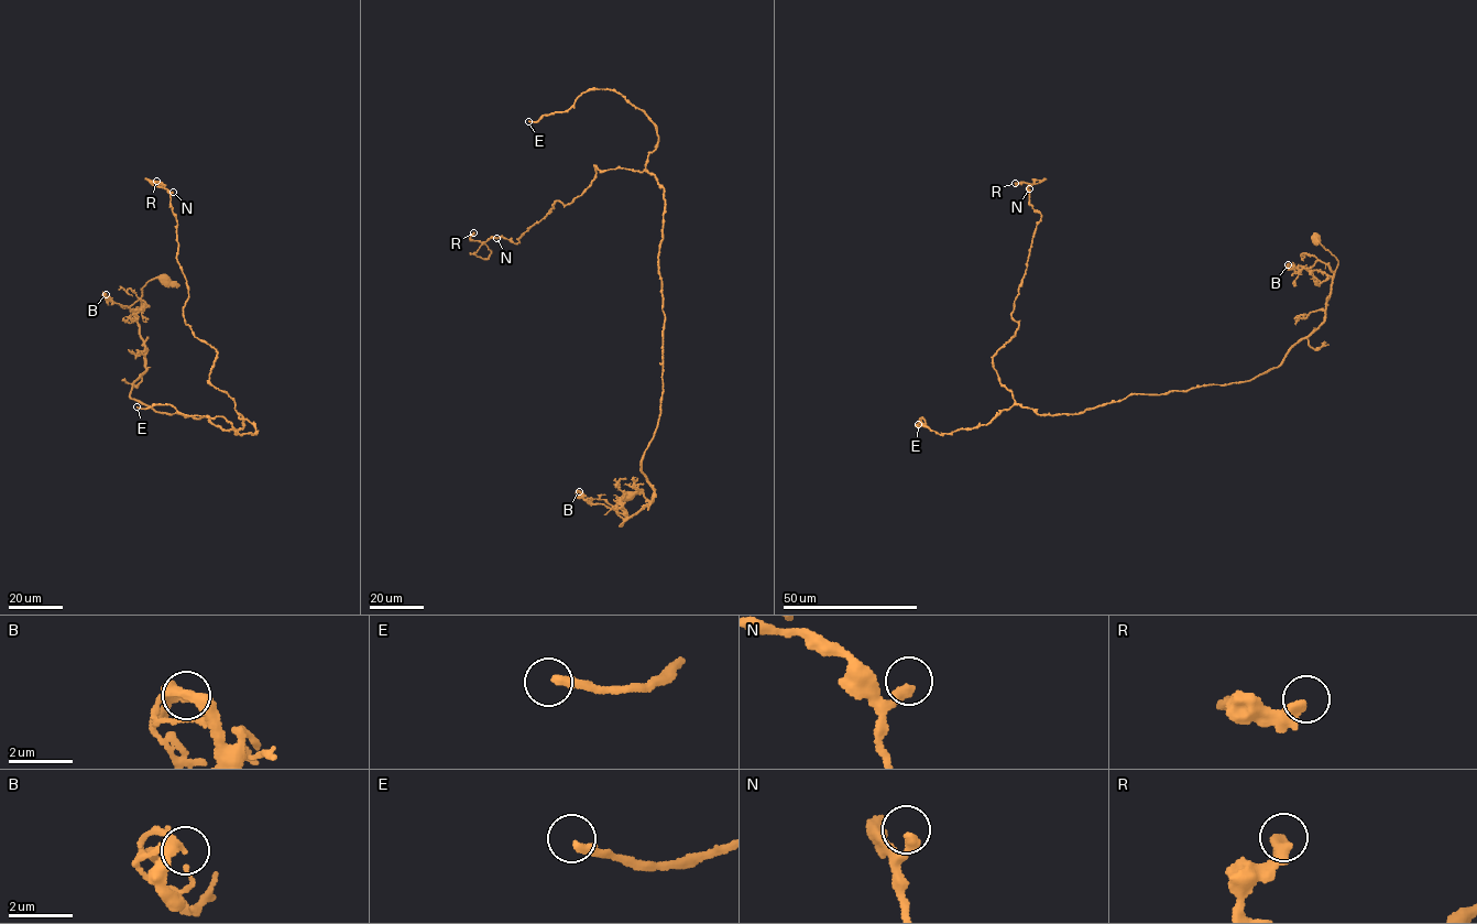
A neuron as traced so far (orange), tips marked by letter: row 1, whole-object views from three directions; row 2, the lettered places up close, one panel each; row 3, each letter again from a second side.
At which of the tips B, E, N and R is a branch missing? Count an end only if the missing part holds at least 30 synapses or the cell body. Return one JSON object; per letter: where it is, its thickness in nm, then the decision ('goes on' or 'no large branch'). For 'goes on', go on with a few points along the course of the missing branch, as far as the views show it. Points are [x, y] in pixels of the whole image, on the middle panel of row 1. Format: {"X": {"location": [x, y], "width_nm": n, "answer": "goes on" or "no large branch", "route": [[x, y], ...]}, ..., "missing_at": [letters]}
{"B": {"location": [579, 491], "width_nm": 170, "answer": "no large branch"}, "E": {"location": [528, 121], "width_nm": 280, "answer": "goes on", "route": [[528, 121], [521, 120], [523, 126], [506, 129], [524, 131]]}, "N": {"location": [496, 238], "width_nm": 320, "answer": "no large branch"}, "R": {"location": [473, 232], "width_nm": 420, "answer": "no large branch"}, "missing_at": ["E"]}

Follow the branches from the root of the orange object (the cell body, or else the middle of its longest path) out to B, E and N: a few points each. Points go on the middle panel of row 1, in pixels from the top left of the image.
B: (627, 496), (616, 506), (623, 522), (621, 526), (625, 517), (603, 504), (587, 502), (576, 493), (579, 491)
E: (627, 496), (621, 526), (654, 500), (657, 130), (603, 89), (528, 121)
N: (627, 496), (621, 526), (654, 500), (641, 462), (663, 391), (664, 188), (594, 165), (518, 242), (496, 238)

